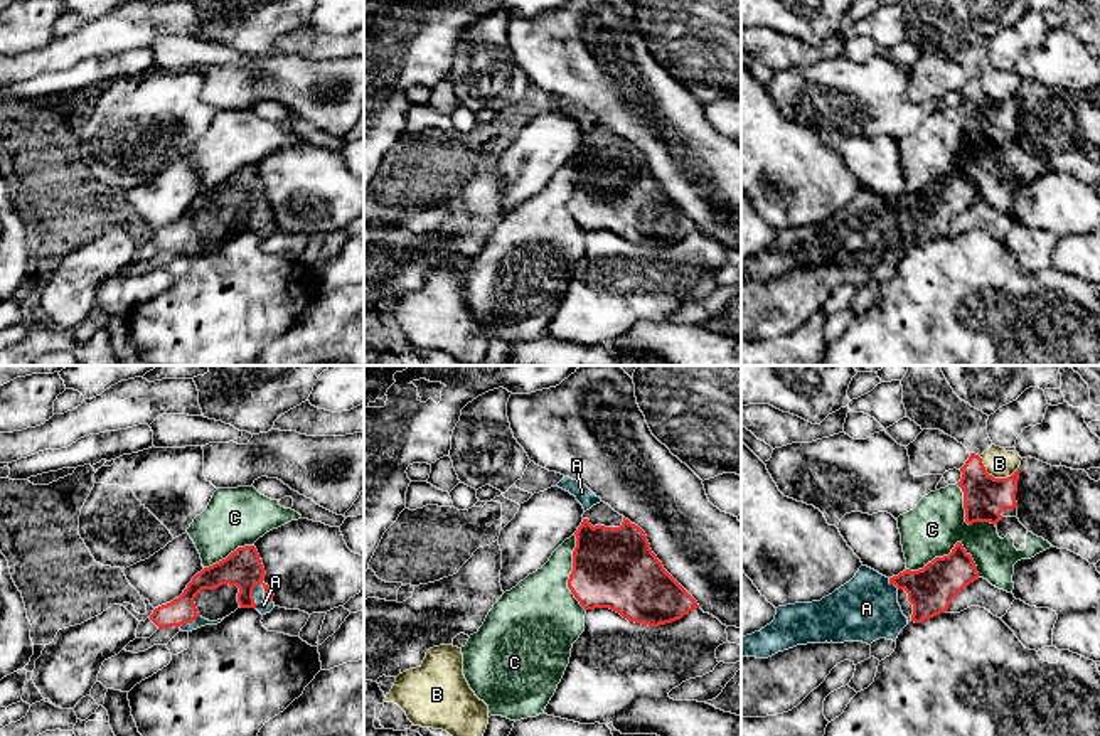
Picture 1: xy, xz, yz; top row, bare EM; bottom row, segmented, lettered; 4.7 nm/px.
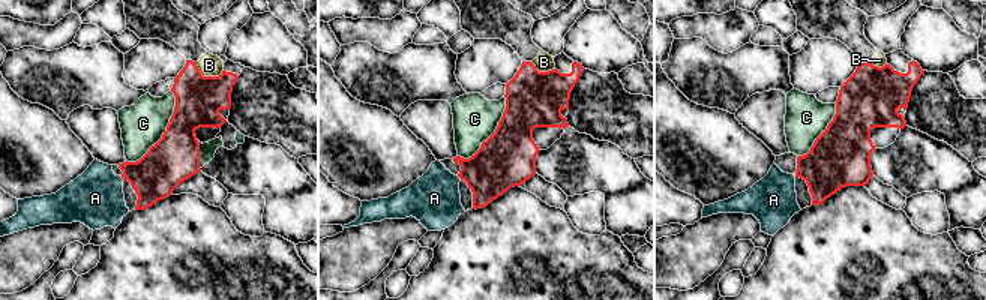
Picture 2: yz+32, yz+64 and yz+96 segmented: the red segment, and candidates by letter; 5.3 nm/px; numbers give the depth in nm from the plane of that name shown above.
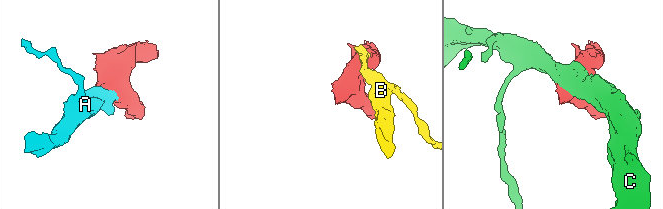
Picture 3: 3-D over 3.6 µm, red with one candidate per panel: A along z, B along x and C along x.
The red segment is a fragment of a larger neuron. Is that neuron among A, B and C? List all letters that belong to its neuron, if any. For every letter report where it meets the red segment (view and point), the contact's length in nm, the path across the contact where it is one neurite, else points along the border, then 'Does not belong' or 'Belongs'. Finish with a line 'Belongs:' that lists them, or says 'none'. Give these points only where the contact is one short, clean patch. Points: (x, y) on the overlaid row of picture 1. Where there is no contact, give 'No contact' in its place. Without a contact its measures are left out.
A: Touches red at xy (265, 593). Shared border 120 nm. Belongs
B: Touches red at yz (996, 479). Shared border 200 nm. Boundary: yz (979, 457), (984, 469), (994, 477), (1009, 477), (1018, 469). Does not belong
C: Touches red at yz (952, 551). Shared border 360 nm. Does not belong
Belongs: A

